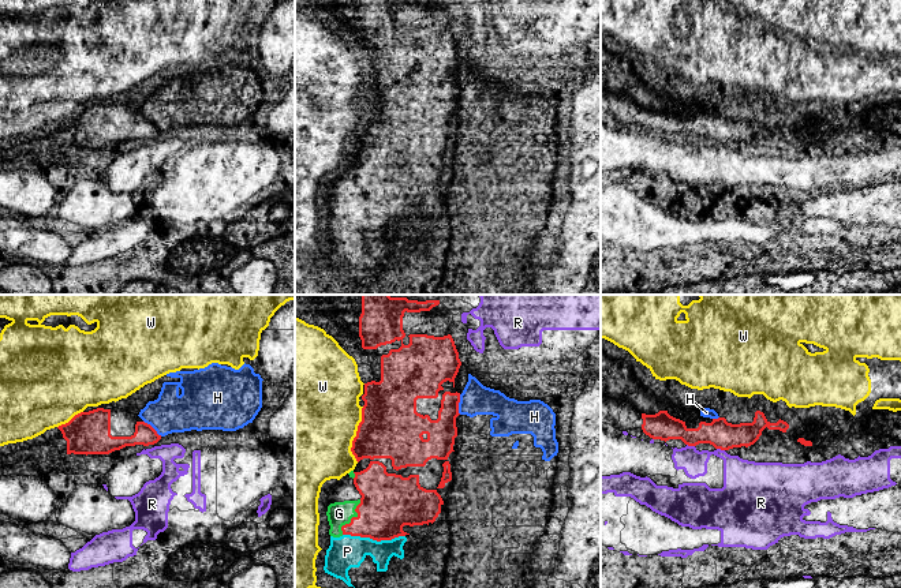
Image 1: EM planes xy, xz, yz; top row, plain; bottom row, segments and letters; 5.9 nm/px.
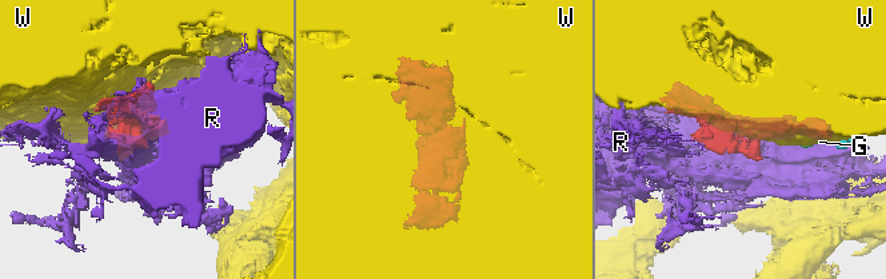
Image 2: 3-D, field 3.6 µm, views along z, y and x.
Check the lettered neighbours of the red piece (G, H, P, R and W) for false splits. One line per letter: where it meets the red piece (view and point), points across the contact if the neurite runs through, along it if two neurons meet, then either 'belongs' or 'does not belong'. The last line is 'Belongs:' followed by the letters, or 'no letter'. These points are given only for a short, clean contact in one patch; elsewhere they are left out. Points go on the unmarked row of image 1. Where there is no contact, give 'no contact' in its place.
G: meets red in xz at (352, 212); belongs
H: meets red in xz at (458, 98); does not belong
P: meets red in xz at (374, 233); belongs
R: meets red in yz at (691, 139); does not belong
W: meets red in xz at (356, 128); does not belong
Belongs: G, P

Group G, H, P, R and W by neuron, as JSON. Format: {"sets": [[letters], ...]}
{"sets": [["G", "P"], ["H"], ["R"], ["W"]]}

